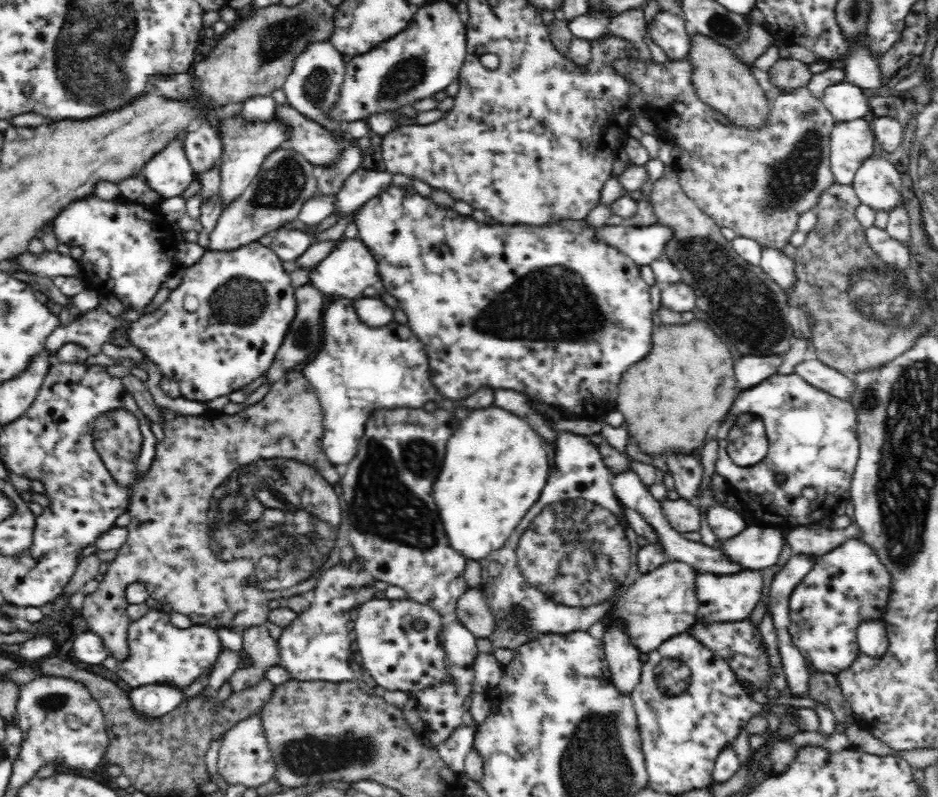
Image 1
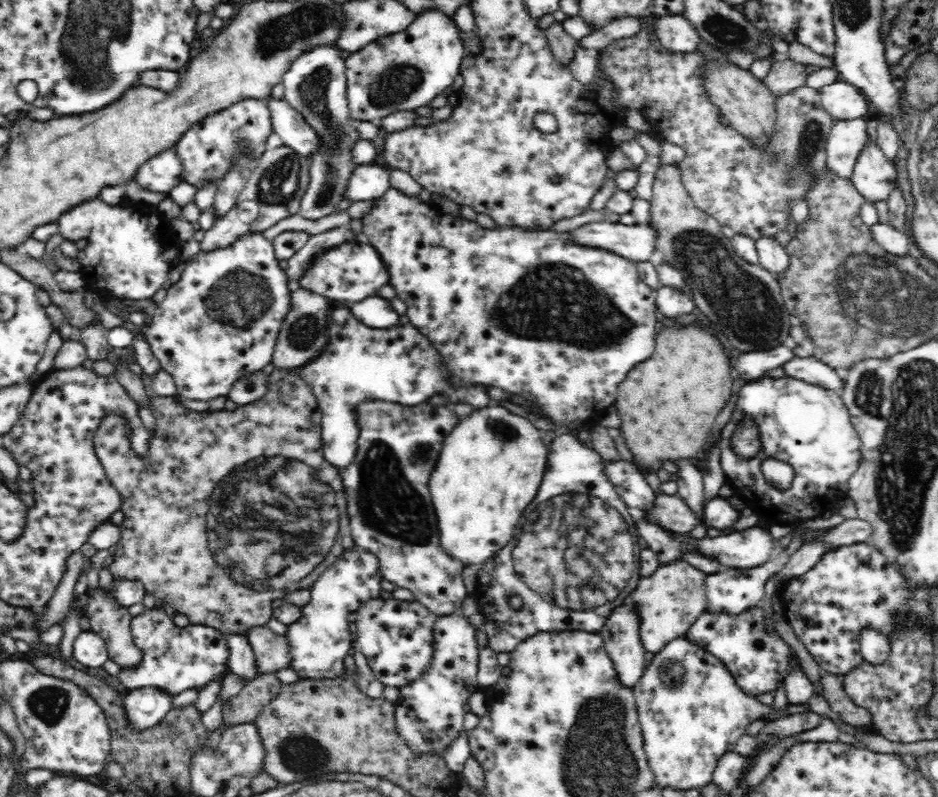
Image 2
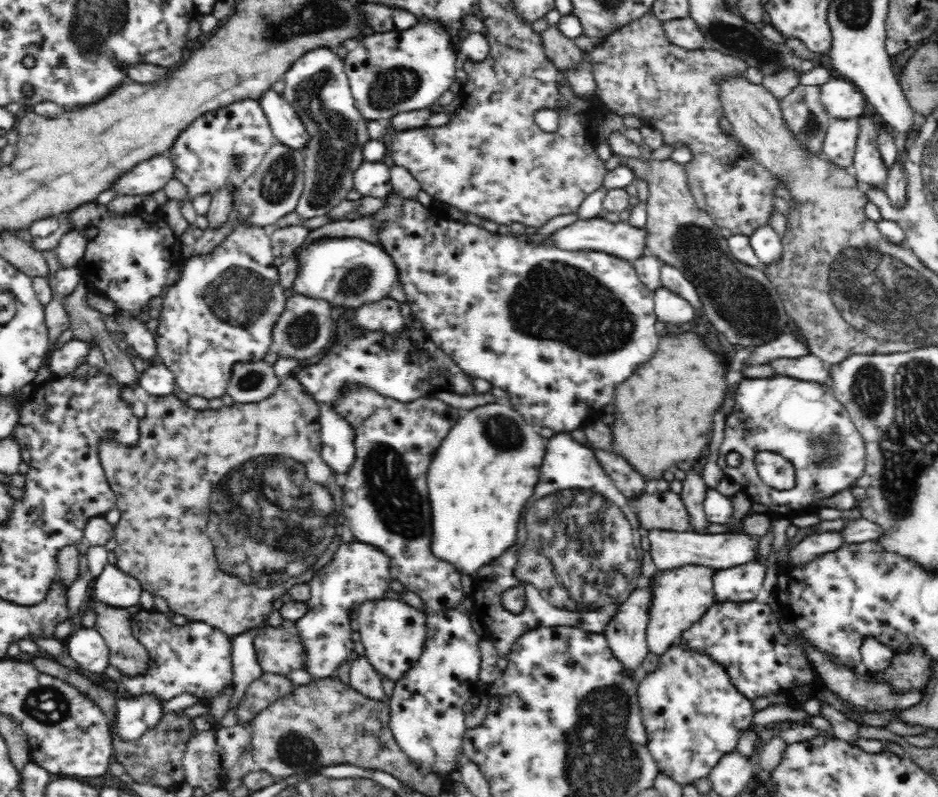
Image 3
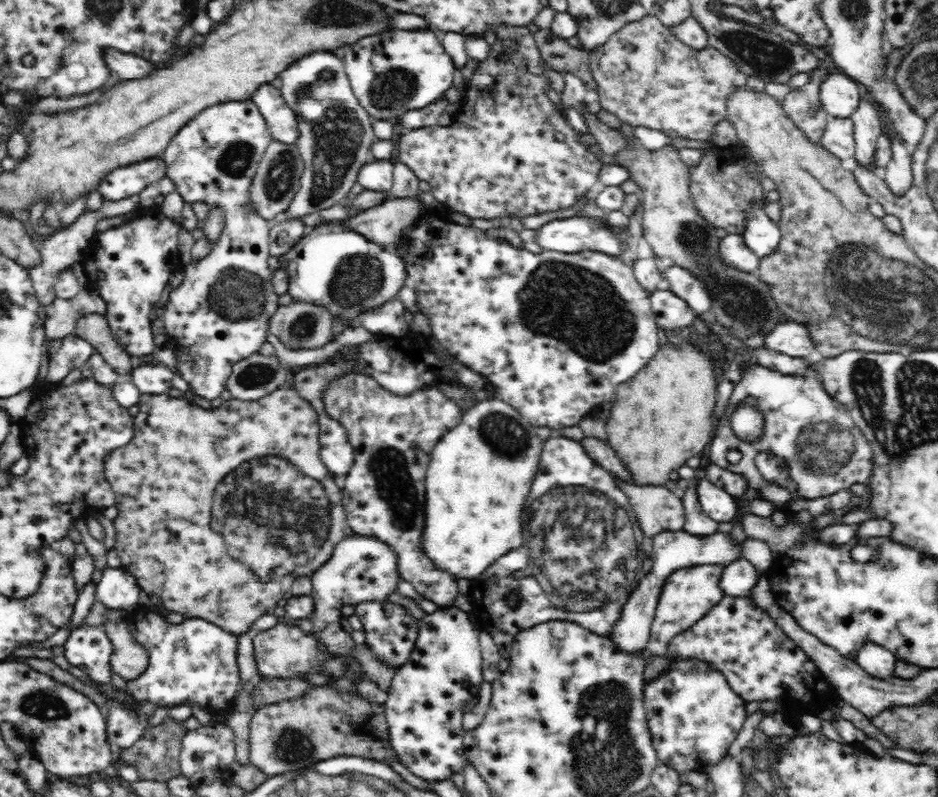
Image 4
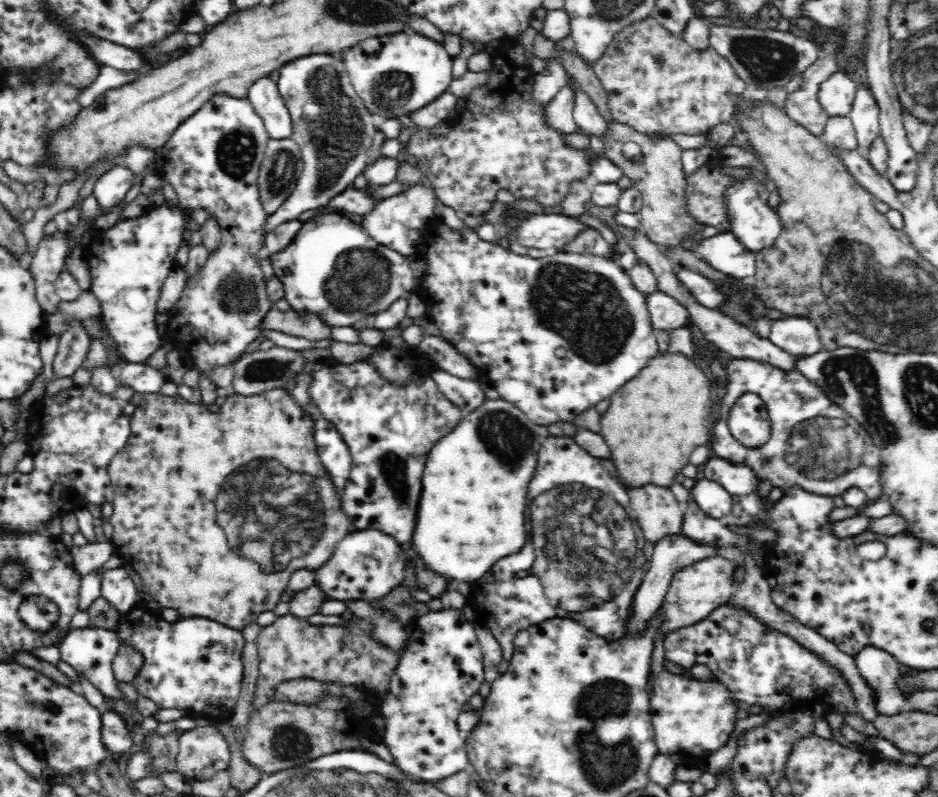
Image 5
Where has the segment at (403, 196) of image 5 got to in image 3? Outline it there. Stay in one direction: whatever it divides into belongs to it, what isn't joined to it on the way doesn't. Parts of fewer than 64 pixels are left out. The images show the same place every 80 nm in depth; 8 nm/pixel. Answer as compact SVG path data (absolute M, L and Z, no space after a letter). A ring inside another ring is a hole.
M362 216L358 220L340 220L340 222L331 222L325 226L310 230L305 246L319 241L322 238L334 237L354 237L364 239L366 242L376 244L376 227L373 216Z

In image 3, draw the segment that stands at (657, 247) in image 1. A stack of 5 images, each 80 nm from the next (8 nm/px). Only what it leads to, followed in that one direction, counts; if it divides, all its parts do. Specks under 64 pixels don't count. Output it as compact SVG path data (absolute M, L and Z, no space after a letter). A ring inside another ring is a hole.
M602 215L590 220L578 220L572 226L566 226L554 232L549 239L562 250L597 250L633 262L644 257L647 247L647 230L645 227L630 226L627 222L607 222Z

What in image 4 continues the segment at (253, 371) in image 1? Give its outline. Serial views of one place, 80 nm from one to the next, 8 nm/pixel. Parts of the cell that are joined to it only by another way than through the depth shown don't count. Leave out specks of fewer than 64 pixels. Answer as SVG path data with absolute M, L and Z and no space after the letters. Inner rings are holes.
M242 99L206 107L174 135L166 150L160 154L167 166L167 177L174 181L184 202L203 200L213 208L223 209L223 231L210 254L180 267L182 282L176 288L172 287L168 299L163 301L165 309L159 311L166 334L166 343L162 348L172 350L176 357L176 373L186 381L194 395L206 400L214 400L222 394L235 362L258 353L261 346L268 342L269 320L280 306L280 294L274 292L273 272L268 267L271 256L269 230L272 224L252 210L252 203L249 202L250 182L256 176L258 165L272 141L273 136L260 109L251 99Z

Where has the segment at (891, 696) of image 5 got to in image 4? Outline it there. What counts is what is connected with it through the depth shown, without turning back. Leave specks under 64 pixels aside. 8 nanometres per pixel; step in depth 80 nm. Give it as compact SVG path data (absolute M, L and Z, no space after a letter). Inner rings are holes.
M866 642L859 650L857 663L876 678L892 677L892 668L898 659L887 648L874 642Z

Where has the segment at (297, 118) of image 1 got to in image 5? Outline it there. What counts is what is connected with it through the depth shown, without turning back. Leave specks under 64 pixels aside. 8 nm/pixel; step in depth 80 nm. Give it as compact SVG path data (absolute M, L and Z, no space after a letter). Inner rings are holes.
M262 78L250 86L247 98L255 111L263 118L271 139L290 139L293 124L290 111L283 101L276 82Z

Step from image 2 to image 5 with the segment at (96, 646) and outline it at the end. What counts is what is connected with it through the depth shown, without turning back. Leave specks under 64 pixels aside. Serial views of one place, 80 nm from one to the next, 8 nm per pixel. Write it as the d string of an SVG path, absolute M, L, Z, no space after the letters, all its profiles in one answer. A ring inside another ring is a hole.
M83 627L72 629L60 642L61 659L67 662L76 672L82 673L102 694L120 700L121 693L117 691L117 678L113 673L113 660L118 650L119 636L115 630L103 629L102 627Z

